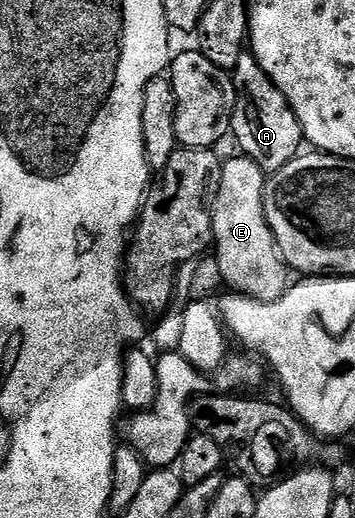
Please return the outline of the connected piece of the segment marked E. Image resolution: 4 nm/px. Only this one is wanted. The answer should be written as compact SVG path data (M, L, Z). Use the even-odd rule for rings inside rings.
M235 154L232 160L224 159L219 173L219 191L213 197L211 209L211 234L213 237L213 253L219 263L219 276L228 284L232 293L251 296L254 300L276 300L281 298L289 287L289 269L279 255L279 247L275 245L273 230L265 218L263 205L263 185L265 173L249 157Z

